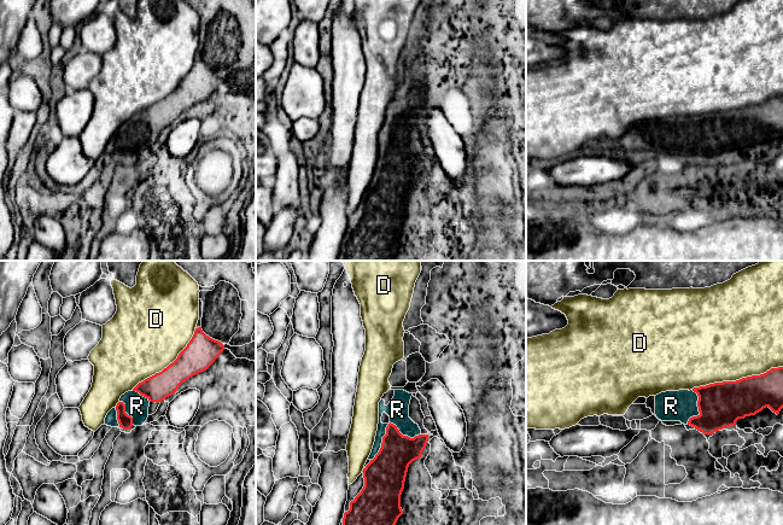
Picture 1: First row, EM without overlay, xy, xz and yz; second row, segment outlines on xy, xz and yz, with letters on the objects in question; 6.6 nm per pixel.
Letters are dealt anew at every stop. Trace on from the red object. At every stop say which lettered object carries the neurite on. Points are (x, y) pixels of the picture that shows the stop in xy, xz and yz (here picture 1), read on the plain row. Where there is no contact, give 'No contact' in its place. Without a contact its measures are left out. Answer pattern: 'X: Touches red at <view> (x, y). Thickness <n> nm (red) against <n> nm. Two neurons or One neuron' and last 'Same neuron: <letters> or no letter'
D: Touches red at yz (736, 110). Thickness 300 nm (red) against 500 nm. Two neurons
R: Touches red at xz (387, 156). Thickness 240 nm (red) against 150 nm. One neuron
Same neuron: R

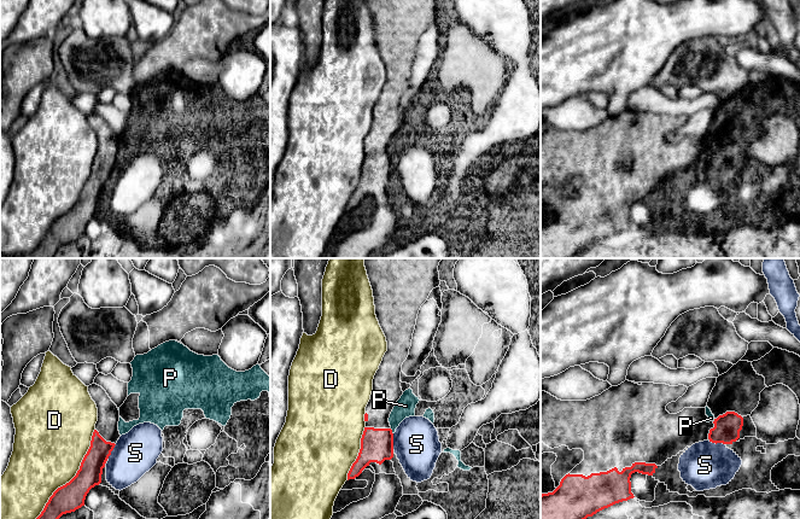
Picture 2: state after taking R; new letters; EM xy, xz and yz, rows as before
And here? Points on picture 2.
D: Touches red at xy (57, 219). Thickness 190 nm (red) against 460 nm. Two neurons
P: Touches red at xz (391, 161). Thickness 220 nm (red) against 130 nm. Two neurons
S: Touches red at xz (392, 171). Thickness 220 nm (red) against 300 nm. Two neurons
Same neuron: no letter

